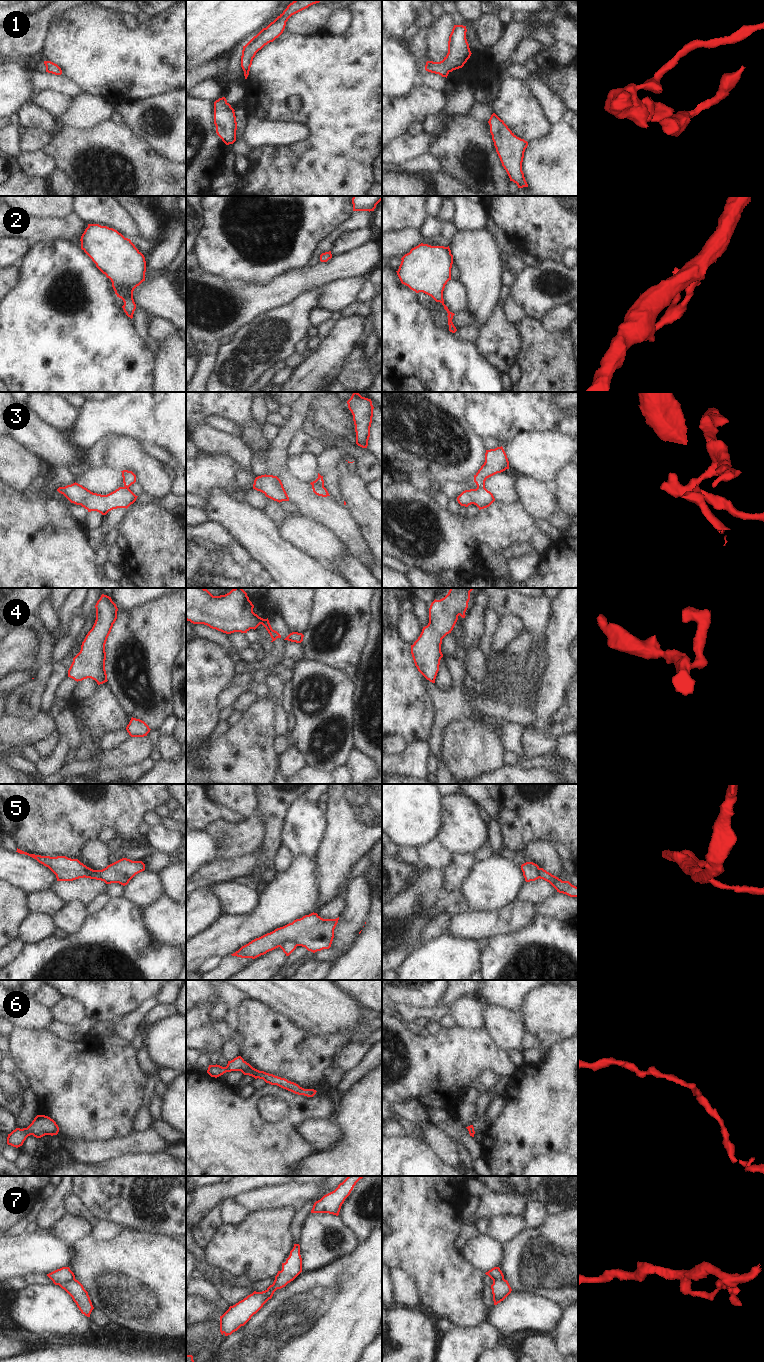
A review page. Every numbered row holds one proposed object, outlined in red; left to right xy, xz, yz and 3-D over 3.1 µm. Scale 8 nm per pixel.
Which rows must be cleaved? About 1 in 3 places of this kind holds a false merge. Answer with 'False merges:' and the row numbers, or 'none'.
False merges: 3, 5, 7

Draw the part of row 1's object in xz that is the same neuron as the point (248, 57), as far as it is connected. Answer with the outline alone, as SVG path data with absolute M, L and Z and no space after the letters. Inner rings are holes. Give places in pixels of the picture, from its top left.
M294 0L273 22L266 28L263 28L256 36L254 36L245 46L243 46L241 56L241 67L244 71L245 79L247 79L252 65L253 58L256 53L265 45L273 42L284 31L288 19L308 8L309 6L319 3L321 0Z

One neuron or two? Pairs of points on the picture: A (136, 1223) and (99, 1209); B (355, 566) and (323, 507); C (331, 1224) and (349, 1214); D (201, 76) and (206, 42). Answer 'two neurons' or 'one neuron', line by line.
A: one neuron
B: two neurons
C: two neurons
D: two neurons

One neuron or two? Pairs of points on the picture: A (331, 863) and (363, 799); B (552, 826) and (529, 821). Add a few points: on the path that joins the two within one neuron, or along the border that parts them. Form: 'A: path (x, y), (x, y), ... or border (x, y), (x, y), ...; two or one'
A: path (341, 847), (350, 836), (359, 815); one
B: path (546, 821), (535, 821); one

